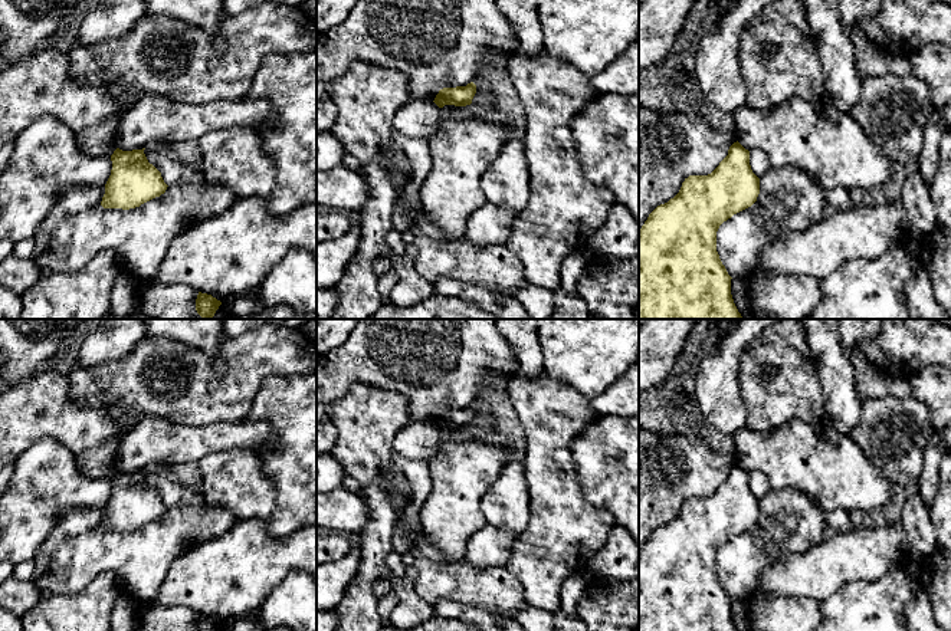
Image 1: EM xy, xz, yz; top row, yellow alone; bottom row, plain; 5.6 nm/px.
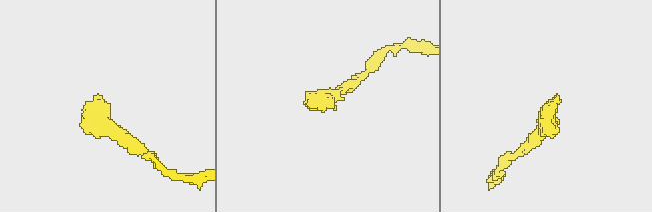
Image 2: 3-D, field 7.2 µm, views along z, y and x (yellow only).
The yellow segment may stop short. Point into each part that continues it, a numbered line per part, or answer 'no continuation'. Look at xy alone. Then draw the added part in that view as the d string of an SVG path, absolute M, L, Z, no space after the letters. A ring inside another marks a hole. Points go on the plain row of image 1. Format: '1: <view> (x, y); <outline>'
no continuation

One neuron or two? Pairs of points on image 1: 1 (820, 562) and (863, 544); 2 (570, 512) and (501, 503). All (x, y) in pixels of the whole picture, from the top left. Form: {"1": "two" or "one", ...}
{"1": "one", "2": "two"}

